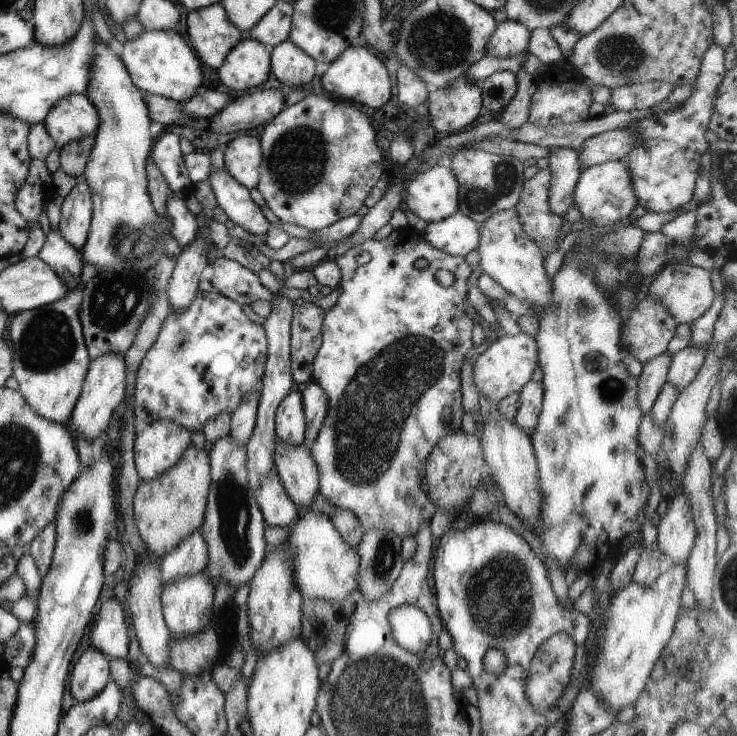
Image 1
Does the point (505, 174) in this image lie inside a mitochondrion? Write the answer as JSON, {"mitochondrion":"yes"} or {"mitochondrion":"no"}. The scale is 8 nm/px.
{"mitochondrion":"yes"}

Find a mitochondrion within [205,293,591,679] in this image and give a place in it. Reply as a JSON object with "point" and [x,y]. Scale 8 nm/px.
{"point":[361,453]}

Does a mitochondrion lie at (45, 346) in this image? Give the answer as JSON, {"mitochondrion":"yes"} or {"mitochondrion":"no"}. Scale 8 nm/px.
{"mitochondrion":"yes"}

